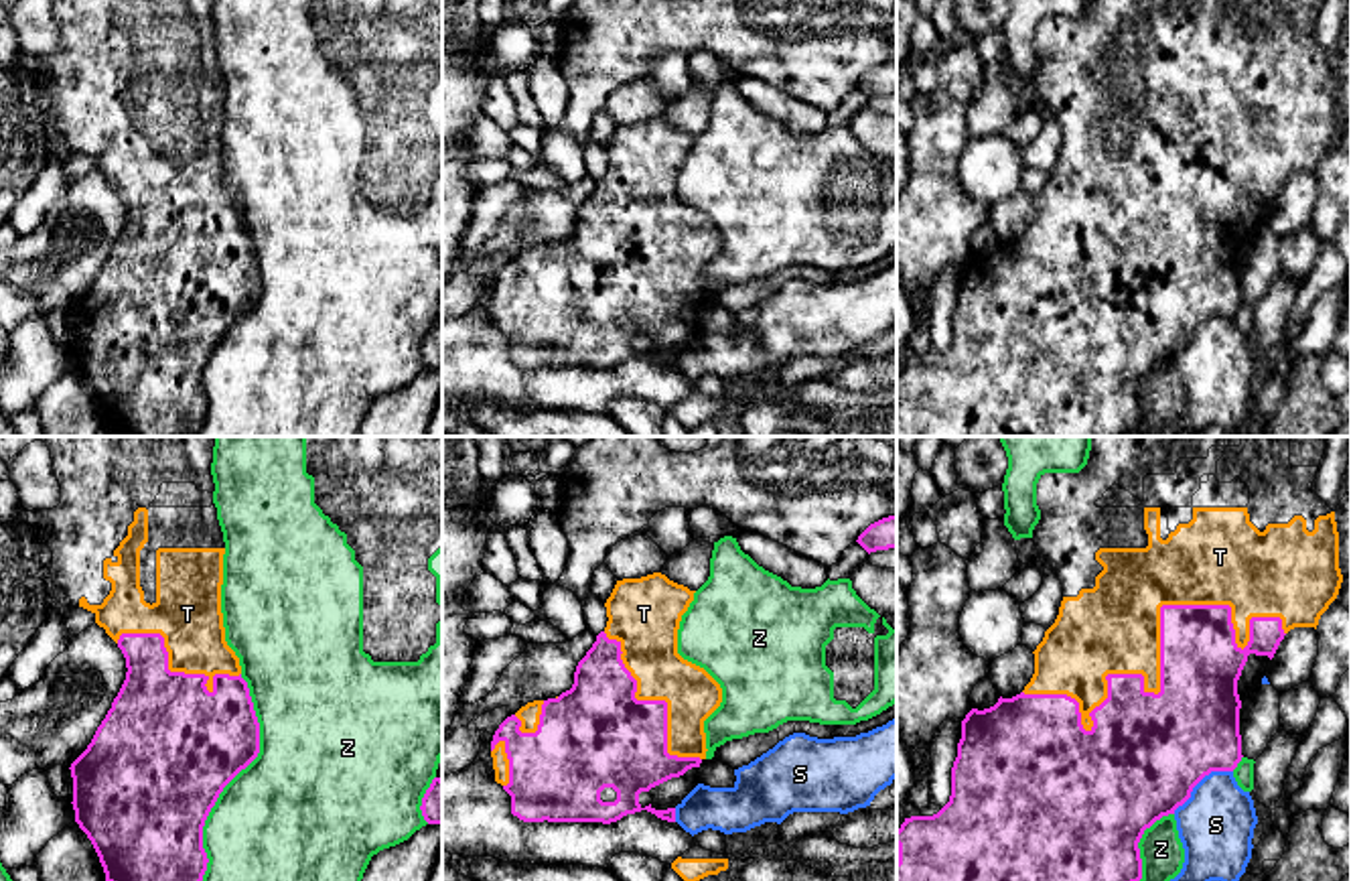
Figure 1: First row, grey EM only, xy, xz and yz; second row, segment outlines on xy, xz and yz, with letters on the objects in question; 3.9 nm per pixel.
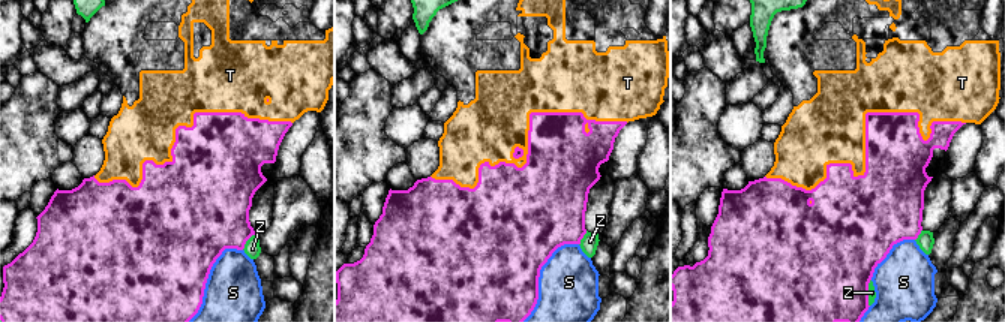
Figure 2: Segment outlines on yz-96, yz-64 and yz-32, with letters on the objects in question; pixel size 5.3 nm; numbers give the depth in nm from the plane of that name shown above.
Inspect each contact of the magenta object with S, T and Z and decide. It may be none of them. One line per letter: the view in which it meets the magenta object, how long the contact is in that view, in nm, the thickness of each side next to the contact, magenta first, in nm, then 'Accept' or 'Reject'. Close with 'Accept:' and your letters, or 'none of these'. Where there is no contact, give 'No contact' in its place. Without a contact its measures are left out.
S: Touches magenta in yz. Shared border 300 nm. Thickness 480 nm (magenta) against 300 nm. Reject
T: Touches magenta in yz. Shared border 1050 nm. Thickness 360 nm (magenta) against 360 nm. Accept
Z: Touches magenta in xy. Shared border 850 nm. Thickness 500 nm (magenta) against 500 nm. Reject
Accept: T

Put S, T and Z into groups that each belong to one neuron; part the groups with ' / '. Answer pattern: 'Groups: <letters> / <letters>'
Groups: S / T / Z

